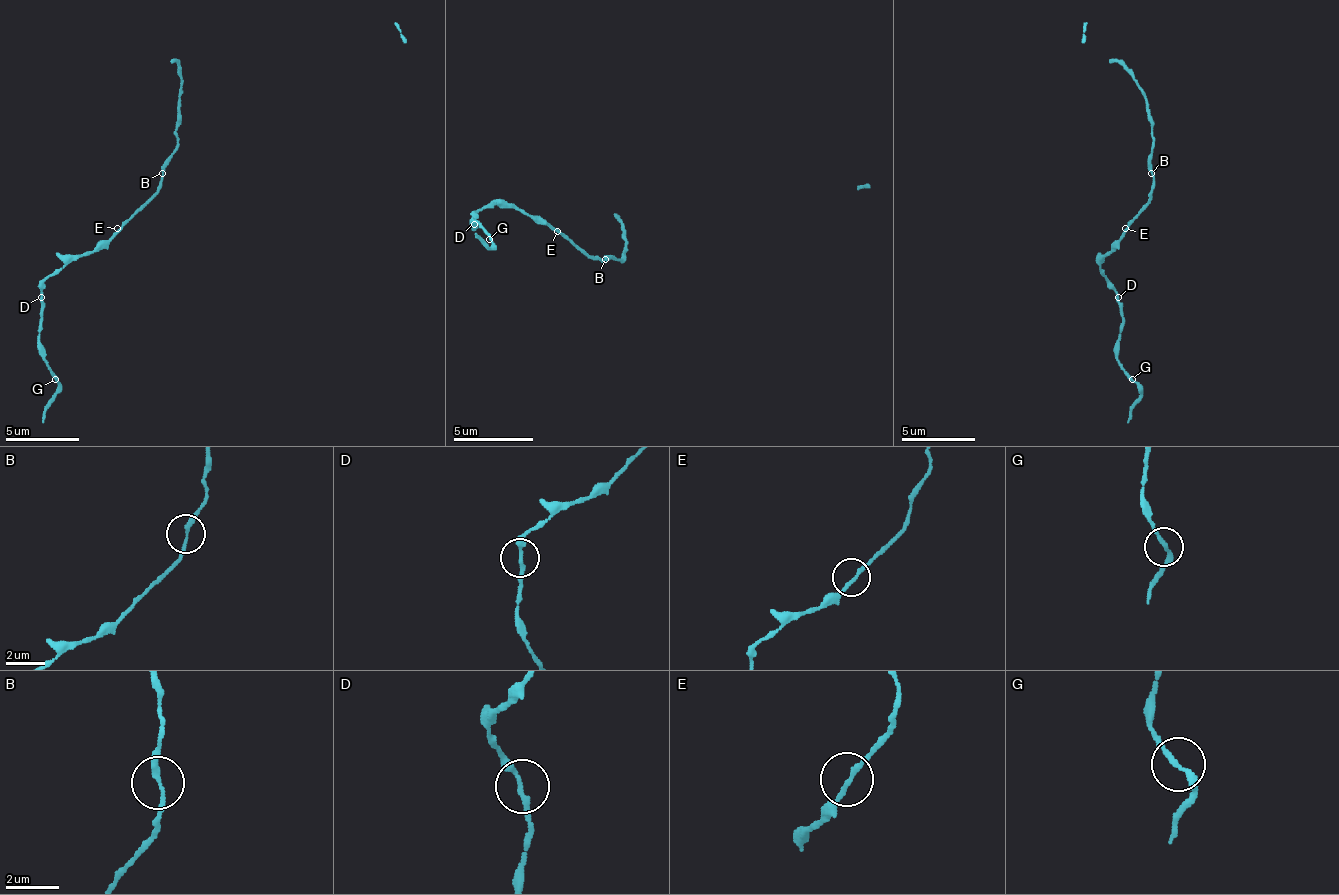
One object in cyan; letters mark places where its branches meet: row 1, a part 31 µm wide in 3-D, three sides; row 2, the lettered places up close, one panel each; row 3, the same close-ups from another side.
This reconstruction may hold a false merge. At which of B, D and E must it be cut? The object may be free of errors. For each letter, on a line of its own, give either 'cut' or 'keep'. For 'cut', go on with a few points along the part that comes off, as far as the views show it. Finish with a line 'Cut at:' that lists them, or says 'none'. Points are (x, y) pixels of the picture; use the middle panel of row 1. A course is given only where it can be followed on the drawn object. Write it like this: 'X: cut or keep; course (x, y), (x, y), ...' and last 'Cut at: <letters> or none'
B: keep
D: keep
E: keep
Cut at: none

